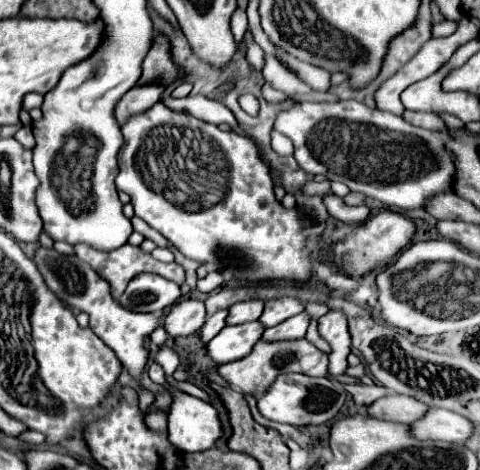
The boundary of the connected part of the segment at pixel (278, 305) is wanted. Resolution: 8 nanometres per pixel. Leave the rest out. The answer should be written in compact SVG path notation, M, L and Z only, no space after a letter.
M296 297L268 299L264 313L260 315L260 321L264 323L264 327L274 327L274 325L278 325L278 323L282 323L302 311L304 311L304 305L300 305L300 301Z

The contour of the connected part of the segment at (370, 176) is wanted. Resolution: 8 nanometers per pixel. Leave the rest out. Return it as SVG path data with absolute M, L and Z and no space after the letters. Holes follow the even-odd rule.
M338 101L338 103L294 103L292 107L288 109L282 109L276 117L276 123L274 123L274 129L284 133L286 137L292 139L294 143L294 157L298 161L298 165L310 173L310 175L326 175L330 181L340 181L344 185L350 187L350 191L360 191L372 199L378 199L382 201L384 205L390 205L390 207L398 207L398 209L420 209L424 207L426 199L430 199L434 193L438 191L450 191L450 185L454 181L454 165L452 165L452 157L448 155L446 147L442 145L446 141L446 135L438 135L436 131L428 131L428 129L420 129L420 127L414 127L410 123L406 123L402 117L398 115L392 115L392 113L386 113L386 111L378 111L378 109L370 109L358 101ZM320 159L330 159L330 167L320 167Z

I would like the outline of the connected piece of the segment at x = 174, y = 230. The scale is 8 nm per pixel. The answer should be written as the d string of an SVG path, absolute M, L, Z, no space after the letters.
M158 101L152 109L148 109L142 115L134 115L124 127L122 127L122 135L124 135L124 145L118 153L118 167L120 173L116 177L116 187L118 191L126 191L132 197L132 205L138 217L142 217L150 227L154 227L156 231L160 231L184 257L194 259L198 263L210 263L212 267L216 267L218 271L222 271L226 267L228 275L234 275L238 279L246 279L246 281L272 281L272 279L294 279L294 281L308 281L312 275L312 267L314 267L314 255L308 251L306 247L306 235L304 235L304 225L306 225L306 215L302 209L294 207L294 209L284 209L282 203L276 201L274 197L274 187L270 181L270 171L266 167L266 163L260 159L258 149L254 147L254 141L236 133L236 131L220 131L216 125L204 123L192 115L186 113L176 113L168 107L162 105L162 101Z

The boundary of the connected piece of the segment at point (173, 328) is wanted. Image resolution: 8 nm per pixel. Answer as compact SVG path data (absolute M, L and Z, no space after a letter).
M182 299L172 305L170 313L164 319L164 329L170 337L186 337L204 325L206 311L204 303L198 299Z

